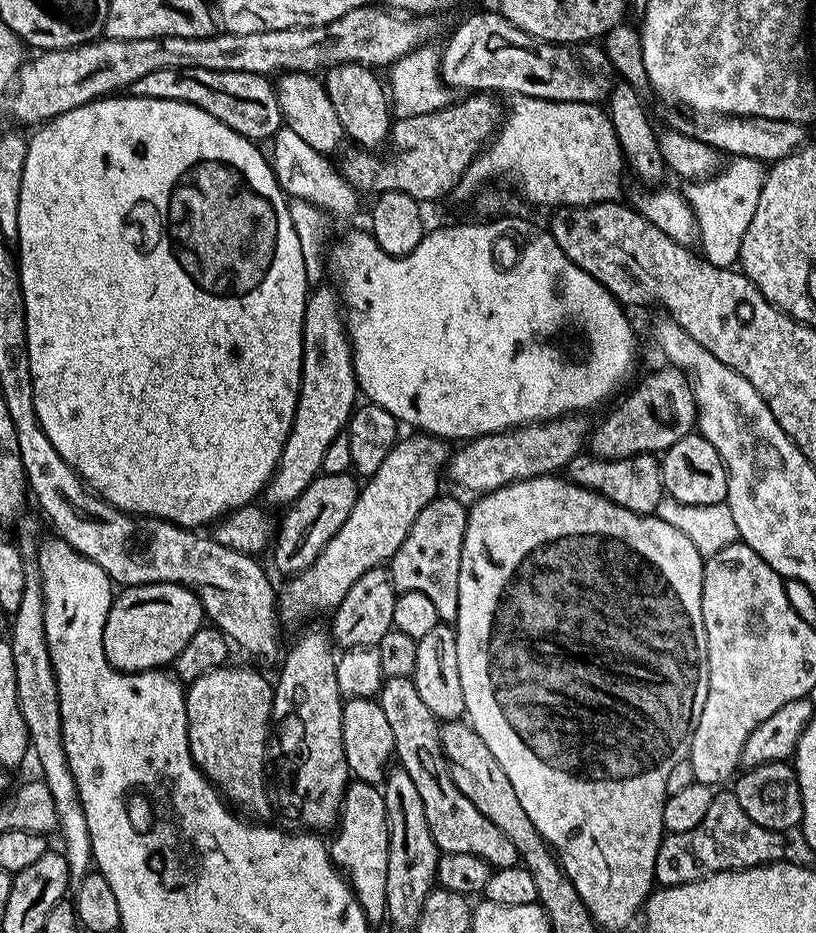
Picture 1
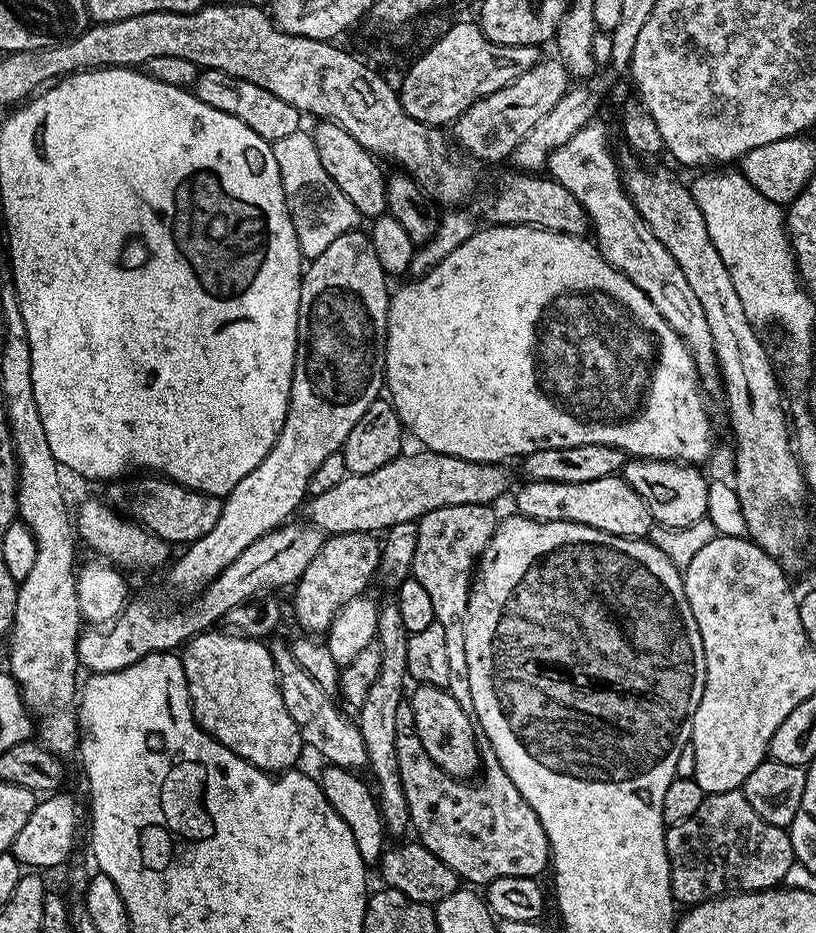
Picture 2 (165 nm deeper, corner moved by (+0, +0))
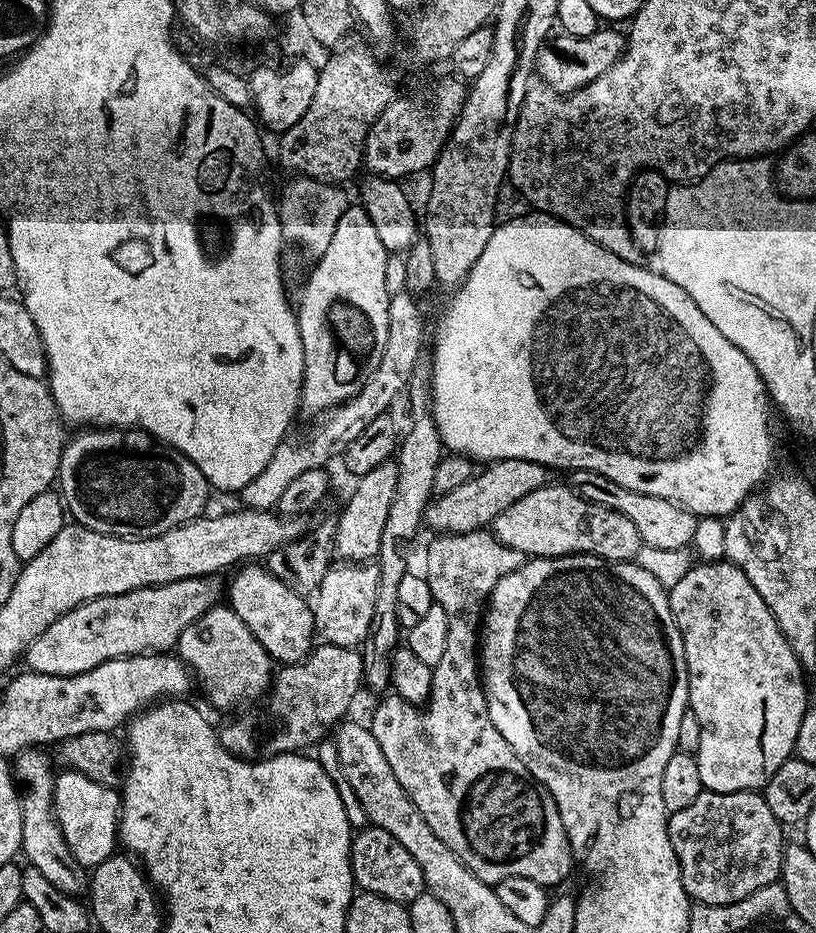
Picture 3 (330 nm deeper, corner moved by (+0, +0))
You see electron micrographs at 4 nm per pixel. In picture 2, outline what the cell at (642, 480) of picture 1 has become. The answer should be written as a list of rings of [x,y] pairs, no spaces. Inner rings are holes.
[[[623,475],[597,478],[595,482],[542,482],[528,480],[516,496],[515,511],[531,520],[578,522],[615,536],[647,537],[654,523],[646,502],[625,482]]]

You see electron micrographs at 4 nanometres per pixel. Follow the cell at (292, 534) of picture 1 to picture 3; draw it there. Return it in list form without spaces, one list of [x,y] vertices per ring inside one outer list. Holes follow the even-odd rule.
[[[195,576],[189,580],[175,580],[169,584],[155,584],[149,588],[130,590],[117,596],[88,600],[50,622],[50,626],[46,626],[46,630],[42,630],[42,634],[38,634],[38,638],[30,642],[27,652],[22,657],[23,663],[28,663],[25,665],[30,672],[41,672],[51,676],[73,676],[89,672],[102,666],[102,662],[118,658],[167,653],[175,649],[182,630],[217,603],[216,582],[212,578]]]

